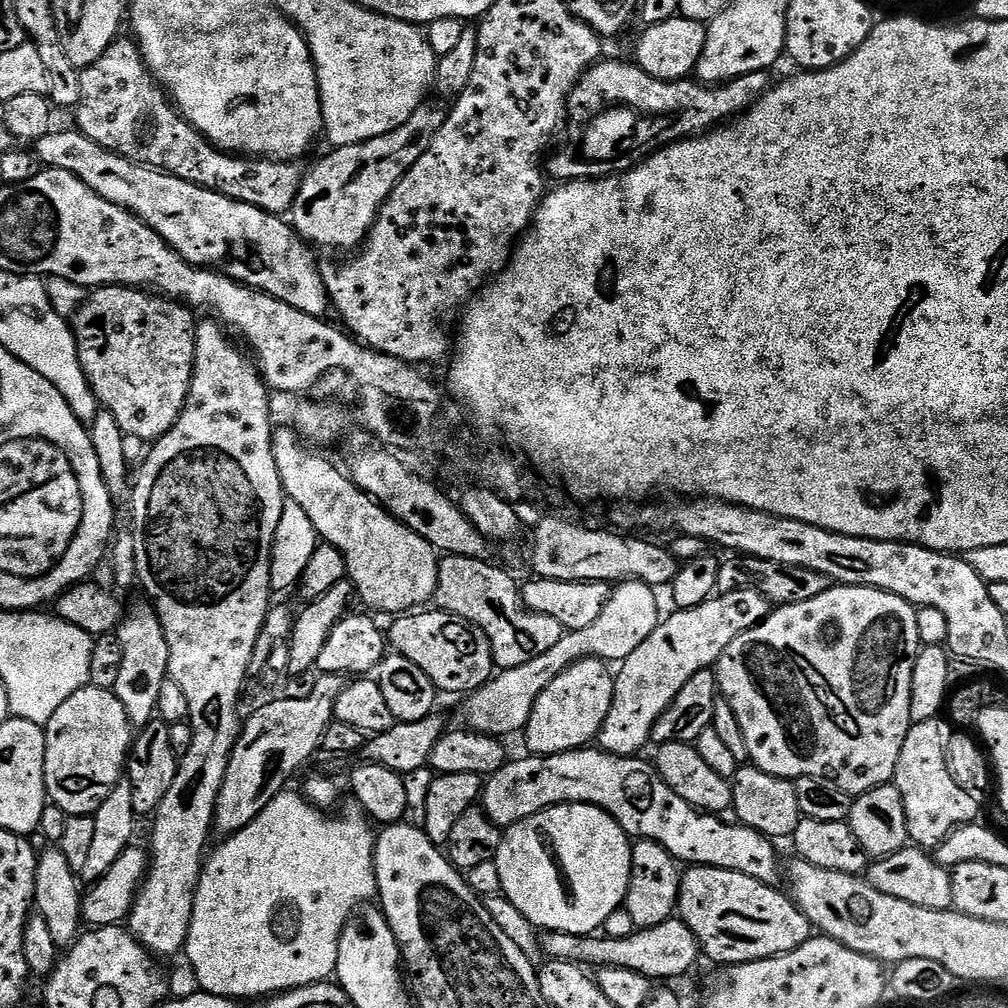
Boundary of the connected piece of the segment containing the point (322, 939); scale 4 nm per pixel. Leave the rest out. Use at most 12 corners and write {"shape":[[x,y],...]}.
{"shape":[[279,792],[207,857],[186,957],[215,996],[327,981],[376,836]]}

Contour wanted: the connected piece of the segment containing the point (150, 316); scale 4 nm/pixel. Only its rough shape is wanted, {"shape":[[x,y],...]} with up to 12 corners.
{"shape":[[119,284],[89,291],[76,349],[99,407],[155,442],[178,422],[198,320]]}

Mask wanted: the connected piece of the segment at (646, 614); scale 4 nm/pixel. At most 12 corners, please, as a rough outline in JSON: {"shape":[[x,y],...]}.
{"shape":[[625,580],[582,634],[472,692],[473,732],[523,733],[545,681],[578,660],[623,662],[660,624],[657,593]]}

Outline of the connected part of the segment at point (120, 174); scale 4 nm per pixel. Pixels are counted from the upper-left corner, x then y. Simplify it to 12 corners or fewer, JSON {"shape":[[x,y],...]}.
{"shape":[[35,141],[186,262],[329,315],[320,264],[283,215],[98,146]]}

